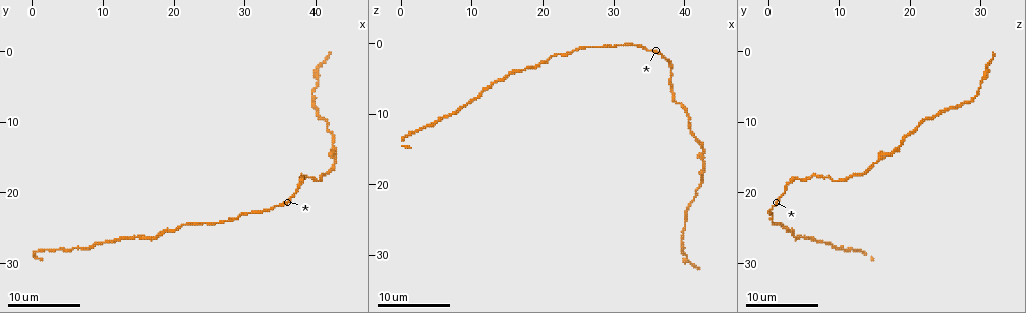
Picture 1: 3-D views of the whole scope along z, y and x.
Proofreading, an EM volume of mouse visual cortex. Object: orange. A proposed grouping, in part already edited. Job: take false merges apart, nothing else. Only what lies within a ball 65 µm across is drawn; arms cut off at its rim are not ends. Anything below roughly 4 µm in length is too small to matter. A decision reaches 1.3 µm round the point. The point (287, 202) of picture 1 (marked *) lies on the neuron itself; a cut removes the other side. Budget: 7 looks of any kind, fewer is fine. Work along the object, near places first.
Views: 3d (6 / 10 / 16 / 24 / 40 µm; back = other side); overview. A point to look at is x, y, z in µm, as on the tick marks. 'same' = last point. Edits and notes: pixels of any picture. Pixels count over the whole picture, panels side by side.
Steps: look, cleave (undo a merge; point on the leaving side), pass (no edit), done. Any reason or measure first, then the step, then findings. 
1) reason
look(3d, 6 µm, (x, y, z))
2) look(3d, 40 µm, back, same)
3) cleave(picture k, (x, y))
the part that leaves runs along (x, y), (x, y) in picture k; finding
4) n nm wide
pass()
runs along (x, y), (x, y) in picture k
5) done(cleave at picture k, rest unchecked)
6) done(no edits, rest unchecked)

sudden change in width
look(3d, 10 µm, (37.5, 19.0, 2.5))

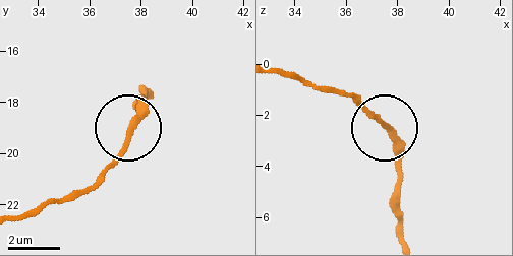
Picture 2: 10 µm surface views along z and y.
pass()
continuous, no second neuron

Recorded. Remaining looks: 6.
sudden change in width
look(3d, 10 µm, (11.0, 27.0, 7.5))

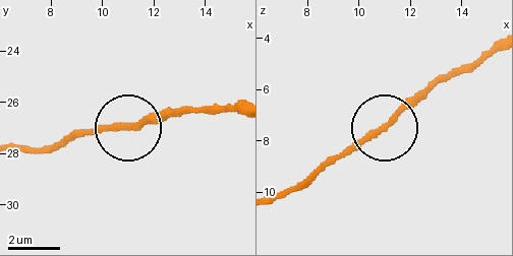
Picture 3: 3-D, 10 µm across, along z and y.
pass()
runs along (236, 108), (177, 108), (118, 128), (74, 128) in picture 3; all the same neuron

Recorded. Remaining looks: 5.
thick turns thin
look(3d, 6 µm, (40.5, 4.0, 30.0))

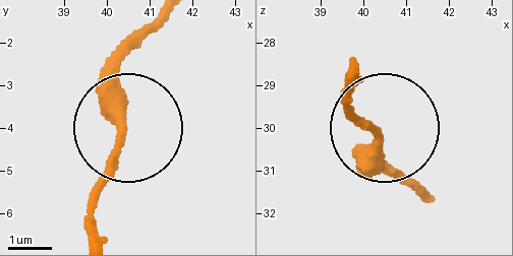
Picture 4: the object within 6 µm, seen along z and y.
pass()
runs along (344, 81), (384, 166) in picture 4; all the same neuron

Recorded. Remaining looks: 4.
look(3d, 10 µm, (42.5, 13.5, 19.0))

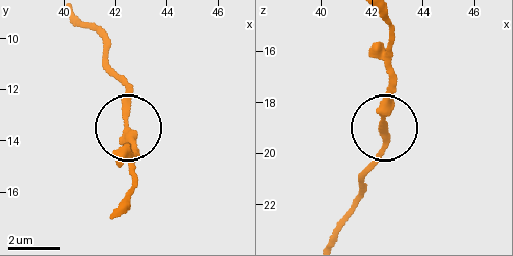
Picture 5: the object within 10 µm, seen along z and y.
pass()
runs along (118, 204), (131, 183), (124, 76) in picture 5; all the same neuron

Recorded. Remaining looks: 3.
done(no edits, rest unchecked)

